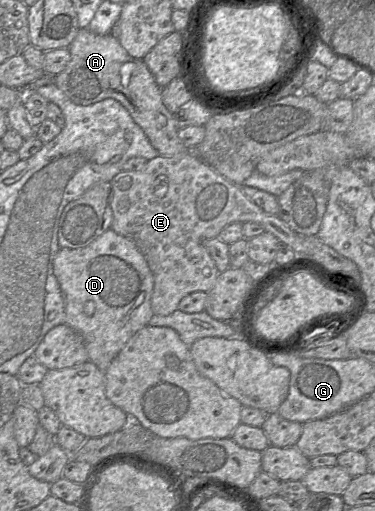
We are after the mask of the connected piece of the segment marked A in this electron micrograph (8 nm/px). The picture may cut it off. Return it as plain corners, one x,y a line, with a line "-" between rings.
88,28
80,29
72,43
68,47
71,60
65,69
53,77
53,83
75,104
91,105
107,98
118,101
130,114
134,122
141,127
151,145
161,156
174,156
188,151
178,138
178,126
175,115
164,105
162,89
156,82
143,59
137,59
129,55
122,47
119,40
109,34
96,34

